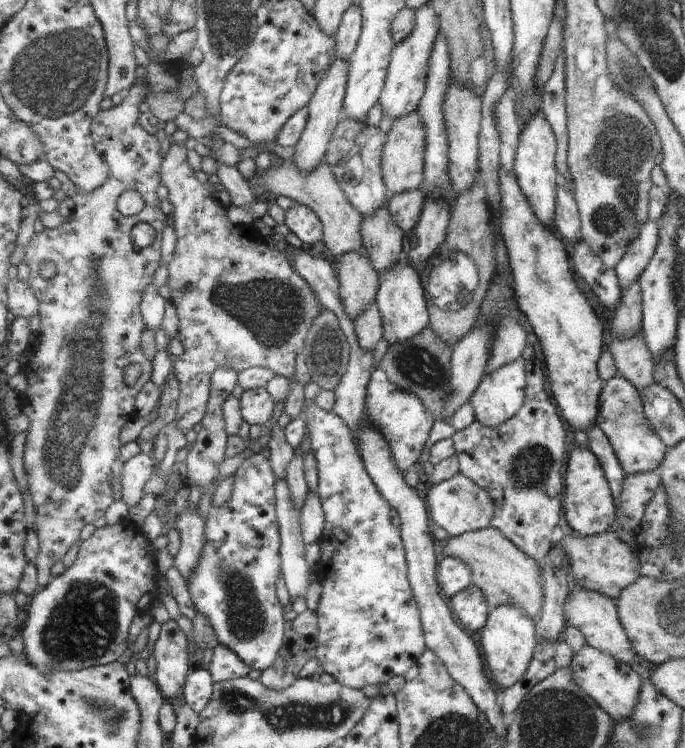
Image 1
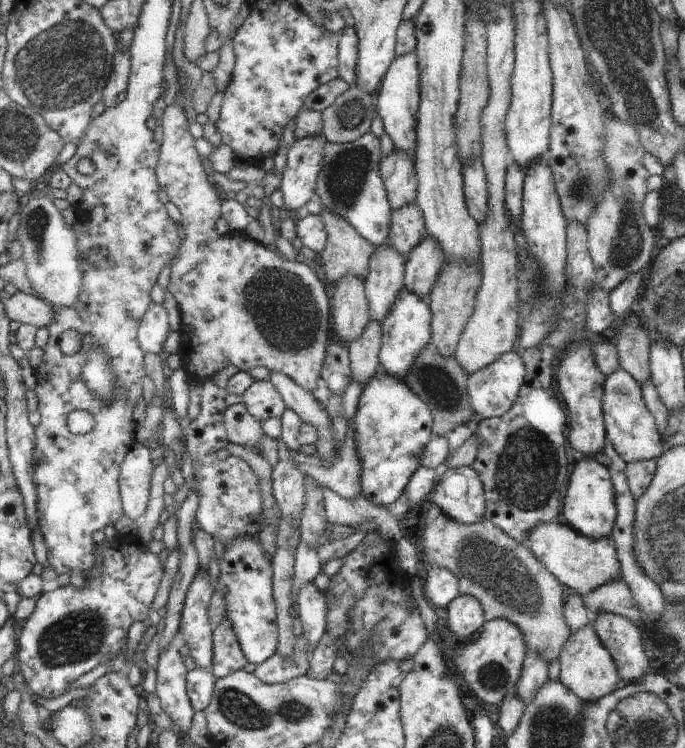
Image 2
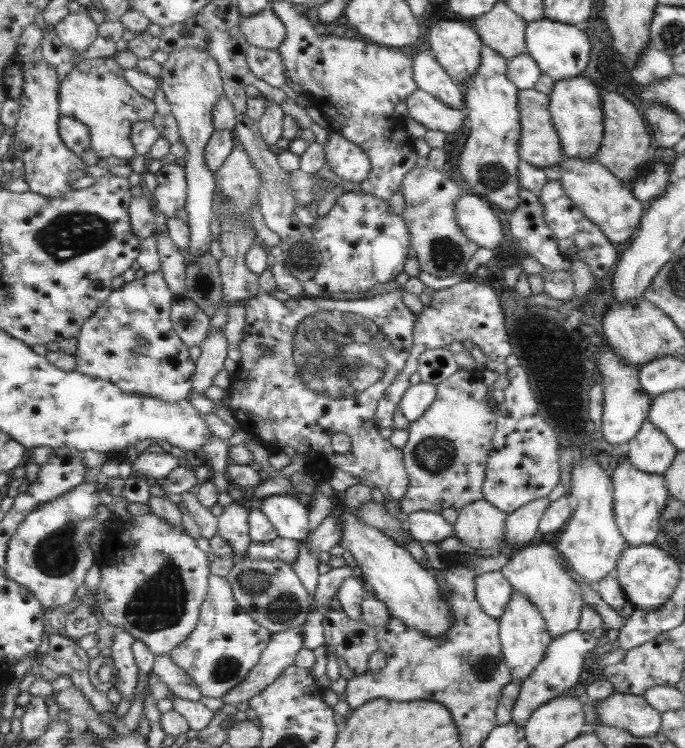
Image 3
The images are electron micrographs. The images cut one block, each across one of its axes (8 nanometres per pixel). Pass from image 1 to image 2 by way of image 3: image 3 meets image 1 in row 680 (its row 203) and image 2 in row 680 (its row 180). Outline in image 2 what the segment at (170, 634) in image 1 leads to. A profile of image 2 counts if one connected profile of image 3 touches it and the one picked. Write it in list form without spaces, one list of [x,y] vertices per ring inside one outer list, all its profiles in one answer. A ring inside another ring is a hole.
[[[175,642],[159,654],[157,672],[156,695],[161,707],[171,718],[174,727],[180,732],[188,732],[191,728],[196,710],[188,695],[188,672],[183,664],[183,658]]]

